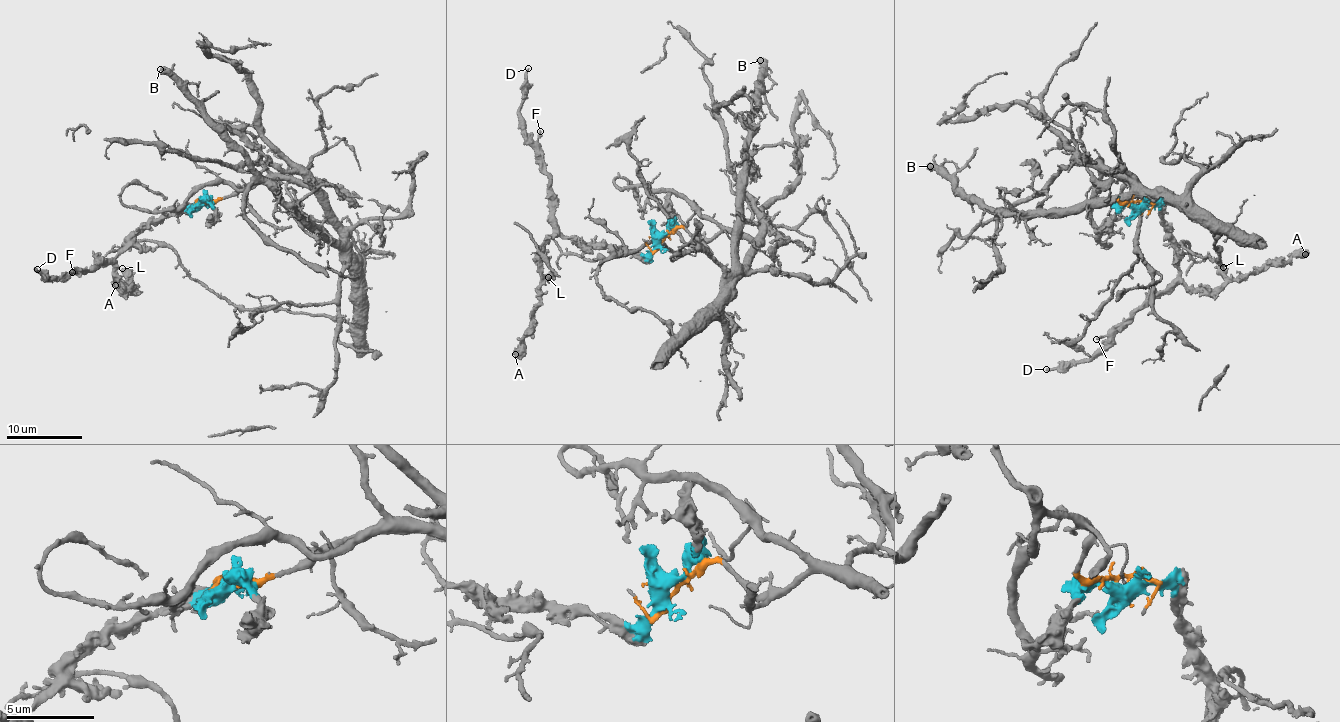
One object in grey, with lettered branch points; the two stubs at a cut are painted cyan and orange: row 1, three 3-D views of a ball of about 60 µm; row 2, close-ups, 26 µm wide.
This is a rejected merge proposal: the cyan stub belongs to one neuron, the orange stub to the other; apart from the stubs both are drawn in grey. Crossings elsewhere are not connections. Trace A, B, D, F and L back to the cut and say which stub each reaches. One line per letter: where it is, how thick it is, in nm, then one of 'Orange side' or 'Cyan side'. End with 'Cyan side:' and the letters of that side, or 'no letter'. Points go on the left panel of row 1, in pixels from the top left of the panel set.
A: Place: (115, 285). Thickness 700 nm. Cyan side
B: Place: (160, 69). Thickness 500 nm. Orange side
D: Place: (37, 269). Thickness 280 nm. Cyan side
F: Place: (72, 272). Thickness 240 nm. Cyan side
L: Place: (122, 268). Thickness 550 nm. Cyan side
Cyan side: A, D, F, L

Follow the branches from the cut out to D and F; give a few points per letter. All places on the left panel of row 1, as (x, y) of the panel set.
D: (198, 203), (147, 224), (132, 244), (113, 258), (47, 278), (37, 269)
F: (198, 203), (193, 207), (147, 224), (132, 244), (105, 262), (95, 263), (93, 267), (76, 267), (72, 271)

